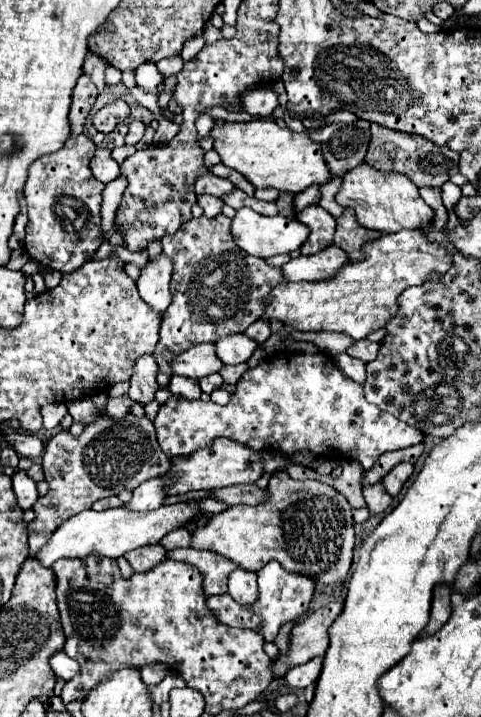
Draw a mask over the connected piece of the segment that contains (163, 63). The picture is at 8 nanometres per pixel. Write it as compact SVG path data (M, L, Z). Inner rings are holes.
M175 55L175 57L167 57L167 59L161 59L161 61L157 63L157 69L159 69L159 73L161 73L163 77L177 75L177 73L181 71L181 67L183 67L183 61L181 61L179 55Z

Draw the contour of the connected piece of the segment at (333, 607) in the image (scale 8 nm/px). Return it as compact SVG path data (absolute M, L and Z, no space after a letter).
M333 601L325 607L319 607L317 611L309 613L303 621L299 621L291 631L291 649L287 657L277 657L273 661L273 673L275 679L283 677L289 667L305 663L313 657L323 657L329 647L329 635L327 629L331 623L341 615L343 603Z

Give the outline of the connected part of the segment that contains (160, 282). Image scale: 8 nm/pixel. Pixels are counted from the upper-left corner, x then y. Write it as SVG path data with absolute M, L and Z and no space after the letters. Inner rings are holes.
M159 255L155 261L149 261L141 269L141 275L137 279L141 299L159 315L163 315L171 305L169 281L171 281L171 261L167 261L165 255Z

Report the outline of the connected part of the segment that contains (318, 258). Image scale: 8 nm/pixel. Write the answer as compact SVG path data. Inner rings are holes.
M327 247L315 255L299 255L281 267L287 281L323 281L329 279L341 265L347 263L347 255L337 247Z

